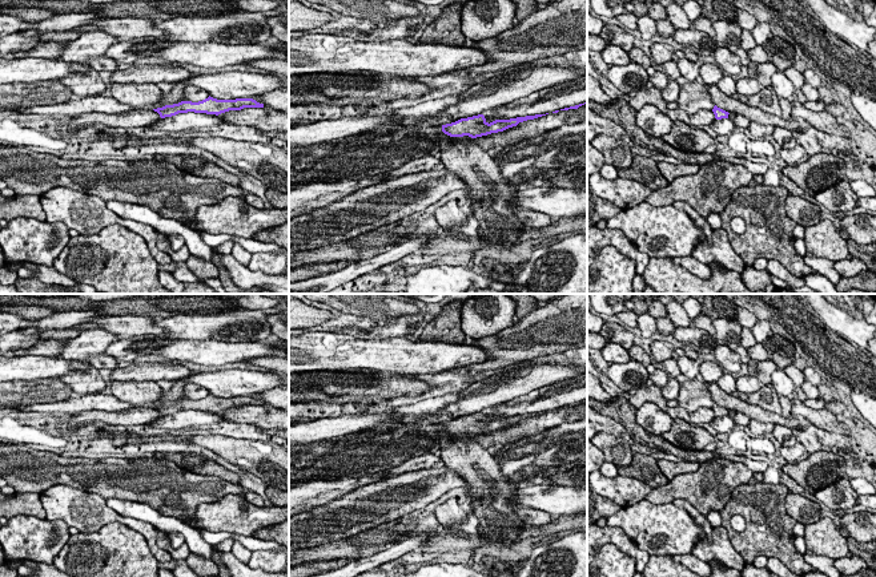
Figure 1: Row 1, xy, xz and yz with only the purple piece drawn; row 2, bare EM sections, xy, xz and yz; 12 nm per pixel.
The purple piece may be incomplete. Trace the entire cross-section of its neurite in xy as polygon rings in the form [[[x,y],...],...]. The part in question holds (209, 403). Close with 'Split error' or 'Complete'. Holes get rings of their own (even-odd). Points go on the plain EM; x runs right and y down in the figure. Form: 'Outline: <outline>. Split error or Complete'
Outline: [[[209,394],[198,400],[181,399],[178,402],[165,403],[153,408],[157,409],[161,416],[165,416],[188,409],[218,413],[229,408],[241,408],[244,405],[264,405],[264,402],[257,400],[253,396],[217,398]]]. Complete

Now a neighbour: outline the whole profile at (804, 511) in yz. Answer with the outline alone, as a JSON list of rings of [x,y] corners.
[[[788,492],[784,501],[784,509],[788,516],[793,517],[803,525],[815,524],[821,519],[821,508],[819,503],[799,493]]]

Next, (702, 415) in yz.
[[[703,407],[698,408],[694,412],[688,412],[688,415],[694,425],[711,423],[712,419],[715,417],[715,412],[712,408],[703,408]]]

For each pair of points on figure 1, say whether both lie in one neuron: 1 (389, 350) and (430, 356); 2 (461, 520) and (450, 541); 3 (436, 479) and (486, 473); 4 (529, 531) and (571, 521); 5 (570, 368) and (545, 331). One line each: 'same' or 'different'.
1: same
2: different
3: different
4: same
5: different

